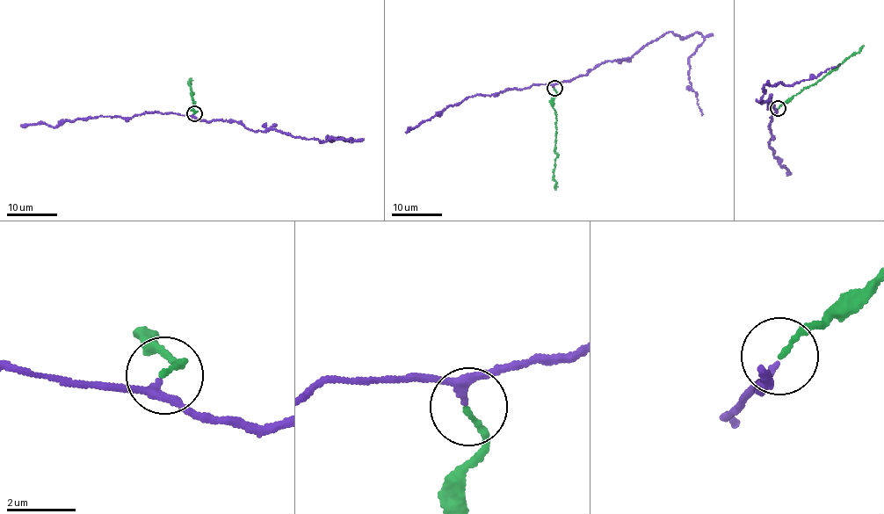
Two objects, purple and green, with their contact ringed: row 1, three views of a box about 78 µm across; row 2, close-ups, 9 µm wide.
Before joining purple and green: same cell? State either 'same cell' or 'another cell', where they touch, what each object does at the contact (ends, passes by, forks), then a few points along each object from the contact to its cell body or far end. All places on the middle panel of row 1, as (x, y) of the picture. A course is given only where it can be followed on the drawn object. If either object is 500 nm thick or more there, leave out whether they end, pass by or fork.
same cell | (554, 88) | purple passes by | green ends | purple via (554, 88), (631, 57), (670, 32), (700, 33), (688, 78), (701, 115) | green via (554, 88), (557, 155), (554, 176), (556, 190)

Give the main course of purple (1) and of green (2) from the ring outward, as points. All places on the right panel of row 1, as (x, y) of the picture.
1: (778, 109), (774, 112), (772, 104), (767, 108), (770, 99), (756, 100), (764, 87), (793, 86), (840, 64)
2: (778, 108), (814, 85), (864, 46)

